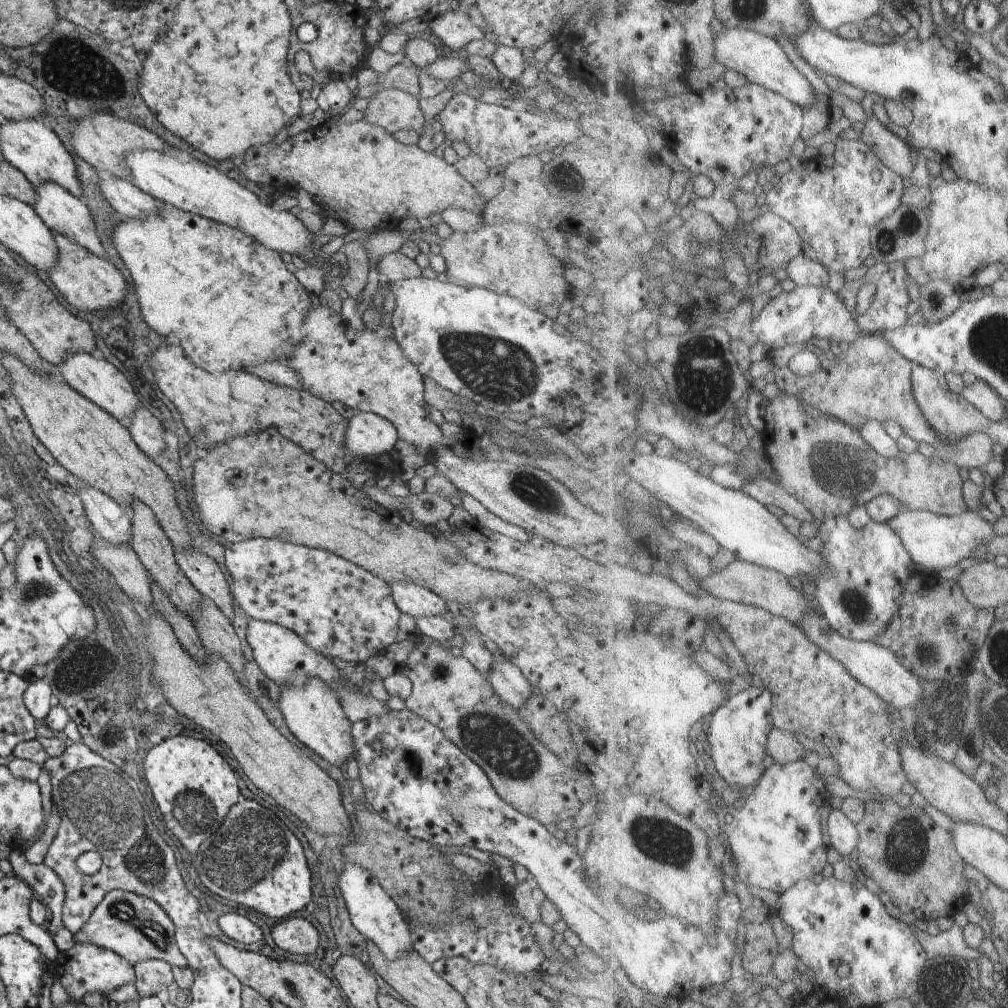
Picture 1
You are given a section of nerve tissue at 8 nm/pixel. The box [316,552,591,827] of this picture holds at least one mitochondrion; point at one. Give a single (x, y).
(487, 735)

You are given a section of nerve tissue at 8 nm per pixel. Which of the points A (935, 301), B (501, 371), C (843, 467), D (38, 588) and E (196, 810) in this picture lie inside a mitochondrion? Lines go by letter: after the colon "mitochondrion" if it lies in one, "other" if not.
A: mitochondrion
B: mitochondrion
C: mitochondrion
D: mitochondrion
E: mitochondrion

